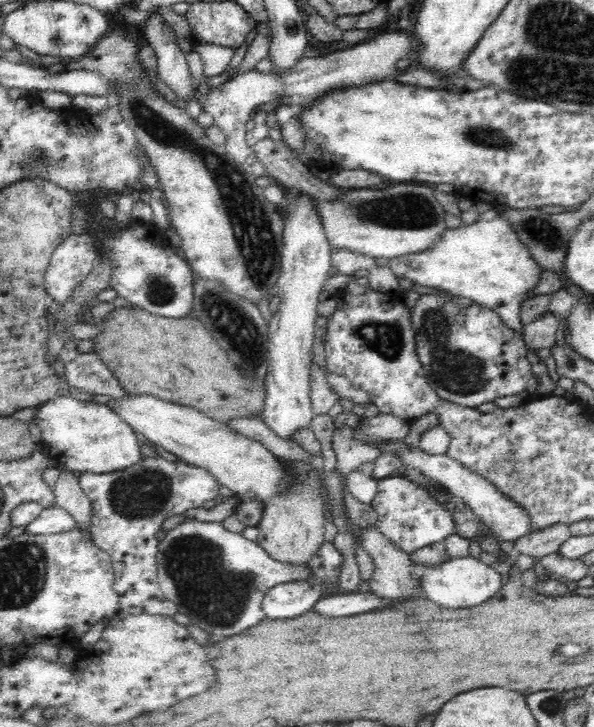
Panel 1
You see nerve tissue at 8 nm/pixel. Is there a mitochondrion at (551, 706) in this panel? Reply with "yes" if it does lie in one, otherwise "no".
yes

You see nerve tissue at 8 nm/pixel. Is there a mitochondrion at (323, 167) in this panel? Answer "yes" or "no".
no

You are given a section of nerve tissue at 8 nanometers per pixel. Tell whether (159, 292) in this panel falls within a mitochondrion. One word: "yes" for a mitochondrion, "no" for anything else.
yes

